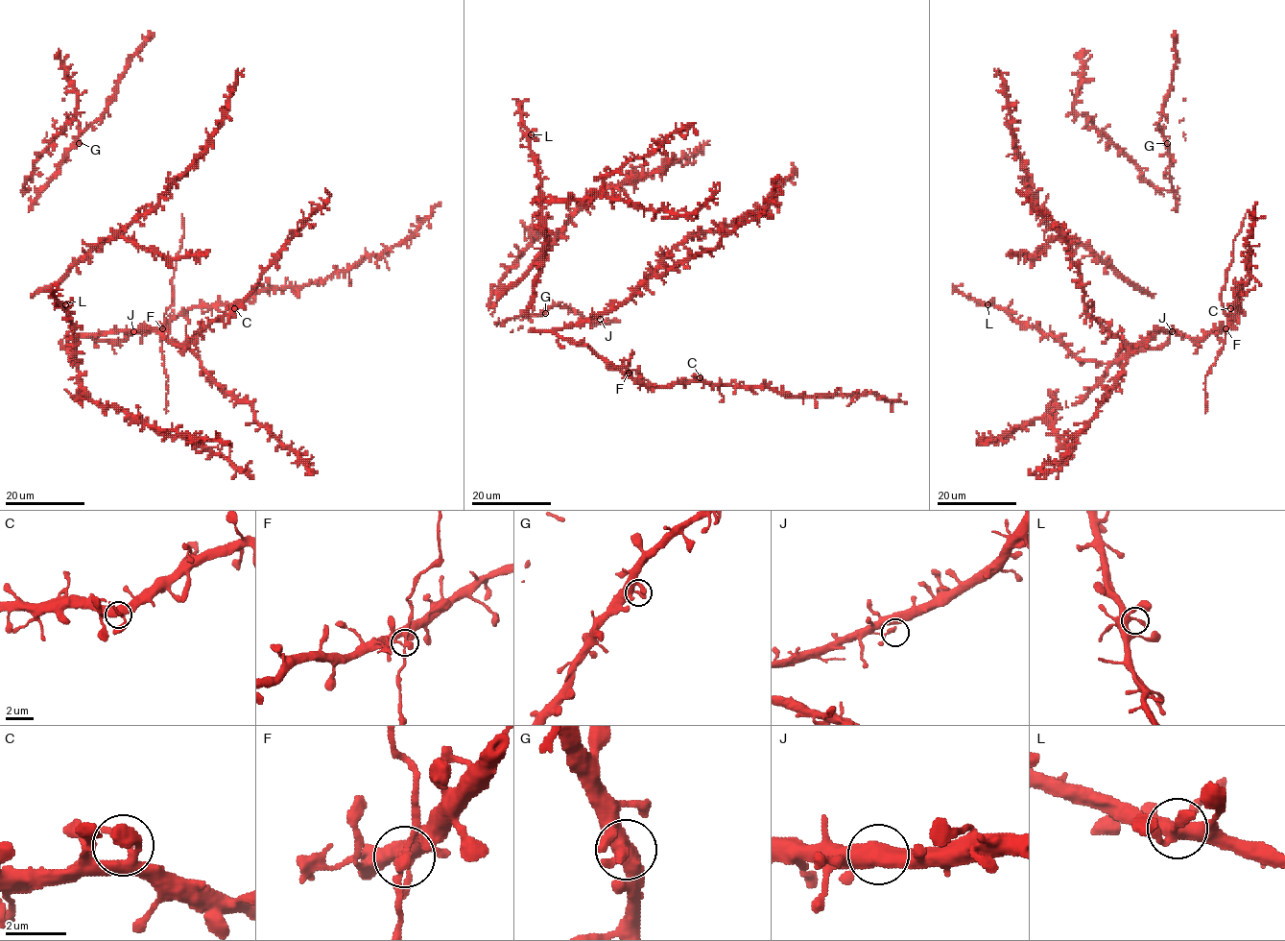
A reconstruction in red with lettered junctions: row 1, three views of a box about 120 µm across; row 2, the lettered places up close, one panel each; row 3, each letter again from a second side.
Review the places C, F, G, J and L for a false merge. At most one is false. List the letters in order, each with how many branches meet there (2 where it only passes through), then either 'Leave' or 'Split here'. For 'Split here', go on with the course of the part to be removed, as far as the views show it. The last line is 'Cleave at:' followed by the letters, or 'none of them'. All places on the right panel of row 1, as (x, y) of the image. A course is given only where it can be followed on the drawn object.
C: Branches: 2. Leave
F: Branches: 2. Leave
G: Branches: 2. Leave
J: Branches: 2. Leave
L: Branches: 2. Leave
Cleave at: none of them

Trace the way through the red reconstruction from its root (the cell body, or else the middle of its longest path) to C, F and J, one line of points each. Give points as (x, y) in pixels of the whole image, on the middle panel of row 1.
C: (531, 328), (553, 329), (563, 337), (586, 344), (628, 374), (653, 386), (698, 381), (700, 377)
F: (531, 328), (553, 329), (563, 337), (586, 344), (612, 364), (629, 373)
J: (531, 328), (565, 328), (600, 319)

